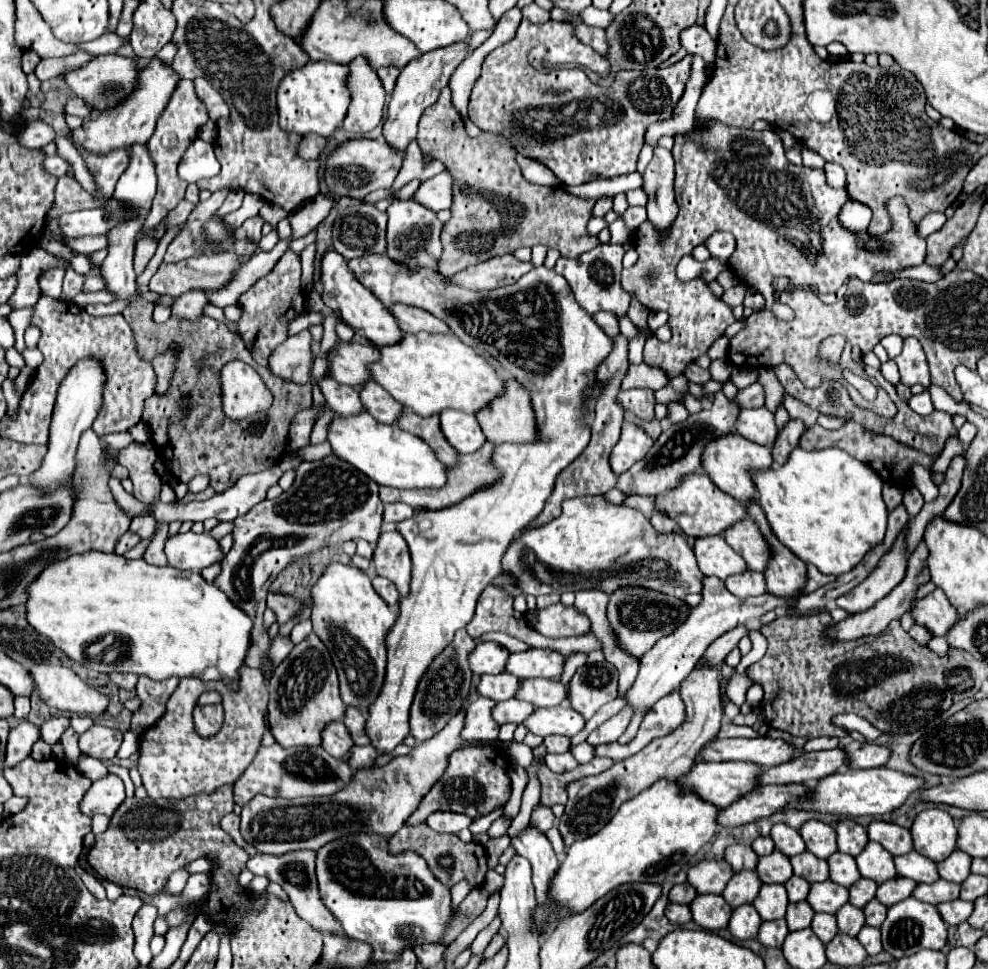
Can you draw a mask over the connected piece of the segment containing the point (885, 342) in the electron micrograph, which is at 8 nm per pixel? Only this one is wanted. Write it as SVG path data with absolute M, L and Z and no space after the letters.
M891 335L891 337L883 337L881 339L881 345L885 347L885 351L889 353L891 359L895 359L899 355L899 351L903 349L903 337L897 337L897 335Z

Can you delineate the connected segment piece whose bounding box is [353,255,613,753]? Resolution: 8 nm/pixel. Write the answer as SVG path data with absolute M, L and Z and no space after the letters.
M389 255L357 257L353 259L353 273L363 287L367 287L377 299L385 303L385 307L393 305L395 301L421 307L443 319L453 335L457 335L463 343L477 347L483 355L495 359L529 391L535 421L539 427L539 439L535 439L535 443L503 443L493 449L491 463L495 463L499 471L495 485L483 487L483 491L475 491L475 495L469 495L455 507L419 511L411 519L397 523L397 529L405 537L413 559L411 589L409 595L399 601L399 617L387 633L387 673L381 693L377 695L375 703L371 703L365 721L365 731L371 739L371 745L379 753L391 753L409 735L409 709L423 671L427 671L431 659L435 659L435 655L439 655L439 651L451 643L455 631L473 619L481 591L501 573L501 557L507 545L523 527L539 517L545 499L553 491L557 475L567 465L571 465L591 441L591 429L587 421L593 413L593 395L585 397L585 389L595 387L595 371L599 363L603 363L603 359L611 353L613 341L593 323L591 315L579 307L567 281L547 267L535 267L517 283L491 291L467 291L467 287L451 283L449 277L437 273L431 267L407 267L403 263L395 263Z

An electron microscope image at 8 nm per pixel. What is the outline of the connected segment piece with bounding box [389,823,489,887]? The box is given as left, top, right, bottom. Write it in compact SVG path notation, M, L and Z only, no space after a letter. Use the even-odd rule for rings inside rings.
M421 823L417 827L401 827L393 837L391 837L391 853L401 853L401 851L415 851L419 853L427 865L431 867L433 875L443 881L445 885L453 887L455 883L467 879L473 885L481 885L487 873L487 855L483 851L481 845L477 843L463 843L457 835L443 835L437 831L431 831L431 827L427 823ZM479 851L479 855L477 855Z

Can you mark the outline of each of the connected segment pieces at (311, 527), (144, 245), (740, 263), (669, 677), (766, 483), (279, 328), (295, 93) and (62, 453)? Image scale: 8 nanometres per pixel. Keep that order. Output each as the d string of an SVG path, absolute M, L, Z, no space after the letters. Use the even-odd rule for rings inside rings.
M329 455L319 461L303 461L297 467L297 477L289 491L281 493L273 501L265 499L233 521L233 547L223 559L221 573L213 585L219 587L235 603L235 607L253 619L251 647L247 651L245 665L257 669L263 665L271 667L267 659L271 641L263 629L263 611L269 585L279 571L283 571L293 559L327 545L341 545L349 539L365 539L369 543L377 541L383 513L377 489L379 485L367 475L335 455Z
M181 79L175 87L175 91L171 93L171 103L167 103L167 111L163 111L163 115L159 117L159 123L155 127L155 133L151 135L151 139L147 141L147 151L155 163L157 169L157 195L153 199L153 209L149 213L149 217L144 222L144 236L141 237L135 248L134 269L135 273L139 275L143 271L143 267L147 265L147 261L151 259L151 255L157 249L157 241L153 239L152 234L155 225L161 223L161 219L165 217L165 213L173 207L177 207L177 203L183 199L187 183L179 179L177 175L177 165L185 153L185 149L191 145L191 141L197 137L197 131L207 123L207 109L205 105L197 99L195 91L193 91L193 81L185 81Z
M707 121L703 127L693 127L687 133L675 135L675 183L683 183L679 203L679 213L671 227L667 229L667 235L661 235L649 219L645 219L637 231L635 231L635 251L639 253L639 261L631 269L623 269L621 273L621 287L635 295L641 305L645 305L651 311L667 311L669 313L669 327L673 331L671 341L647 341L643 361L651 367L661 367L669 373L669 377L675 377L683 373L685 365L699 355L705 355L707 349L715 339L719 339L725 329L735 321L731 307L727 307L721 299L713 297L705 281L693 279L689 283L683 283L675 275L675 267L683 255L689 255L697 245L705 243L707 237L715 231L731 231L737 246L729 259L729 265L738 276L741 283L749 285L755 291L761 291L765 297L765 309L772 311L777 318L791 320L794 313L781 303L777 303L777 291L773 287L773 281L777 277L787 277L791 287L813 287L813 291L821 293L835 293L847 279L859 277L861 281L871 281L877 275L883 273L897 273L907 267L917 267L925 263L925 239L917 231L917 223L909 217L909 207L902 197L894 197L887 203L887 211L891 215L891 231L883 235L875 235L875 239L881 243L879 249L869 251L859 245L859 235L855 231L849 231L841 225L839 213L845 201L849 201L847 189L833 189L825 181L823 169L809 169L805 165L793 165L785 157L783 141L773 129L753 131L753 129L737 129L731 125L725 125L721 121ZM699 131L709 131L709 141L703 143L697 139ZM647 271L655 271L655 279L645 279Z
M705 577L703 579L703 601L691 609L683 627L679 627L671 635L659 639L655 643L655 647L643 655L639 675L637 675L633 687L625 695L627 703L635 707L635 715L633 715L627 731L617 741L623 745L633 741L645 709L651 709L663 695L669 695L671 689L679 689L681 681L693 671L699 657L719 635L739 626L747 627L749 631L760 629L762 626L760 619L767 611L775 611L779 607L789 607L791 601L793 599L779 599L777 595L771 595L771 593L763 593L763 595L757 595L751 599L735 599L735 595L731 595L731 591L727 591L727 587L721 579Z
M795 447L785 465L751 471L751 479L757 487L757 501L763 507L775 537L801 561L813 563L823 575L843 575L851 571L873 545L883 541L887 529L887 507L881 497L883 481L871 467L851 459L839 447L813 451Z
M287 251L267 277L259 279L247 293L239 297L239 307L243 309L243 315L237 323L237 333L243 337L247 349L251 351L253 359L259 365L267 365L267 357L271 355L271 351L287 339L289 319L305 311L305 297L301 295L299 277L301 277L299 257Z
M309 61L289 71L277 87L279 127L287 133L317 133L329 137L345 119L349 107L349 91L345 87L347 67L327 61Z
M83 359L79 361L71 373L65 377L61 383L55 411L53 411L53 423L51 423L51 435L49 435L49 451L45 455L45 461L39 471L35 471L29 477L29 483L43 489L43 491L53 491L57 483L65 481L73 467L75 467L75 449L79 443L79 435L91 427L93 419L97 417L101 409L101 391L105 383L105 373L103 367L95 359Z

